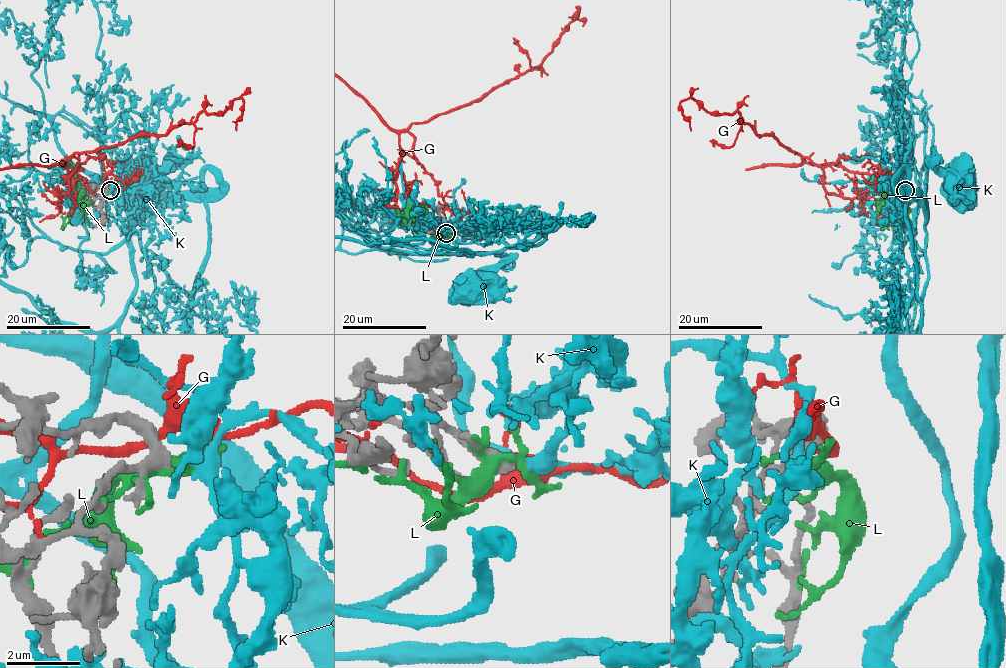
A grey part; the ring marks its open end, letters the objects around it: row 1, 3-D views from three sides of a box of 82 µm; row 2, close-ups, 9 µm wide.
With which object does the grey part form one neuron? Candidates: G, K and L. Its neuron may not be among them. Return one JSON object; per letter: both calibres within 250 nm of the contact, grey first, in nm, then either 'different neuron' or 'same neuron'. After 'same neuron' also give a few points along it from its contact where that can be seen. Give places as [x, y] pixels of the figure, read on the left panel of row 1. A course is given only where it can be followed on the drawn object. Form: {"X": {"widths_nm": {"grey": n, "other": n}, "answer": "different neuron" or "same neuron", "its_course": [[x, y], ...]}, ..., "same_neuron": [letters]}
{"G": {"widths_nm": {"grey": 420, "other": 280}, "answer": "different neuron"}, "K": {"widths_nm": {"grey": 360, "other": 240}, "answer": "same neuron", "its_course": [[111, 190], [107, 211], [93, 215], [51, 178], [68, 167], [86, 169], [134, 205], [166, 161], [145, 180]]}, "L": {"widths_nm": {"grey": 400, "other": 280}, "answer": "different neuron"}, "same_neuron": ["K"]}

